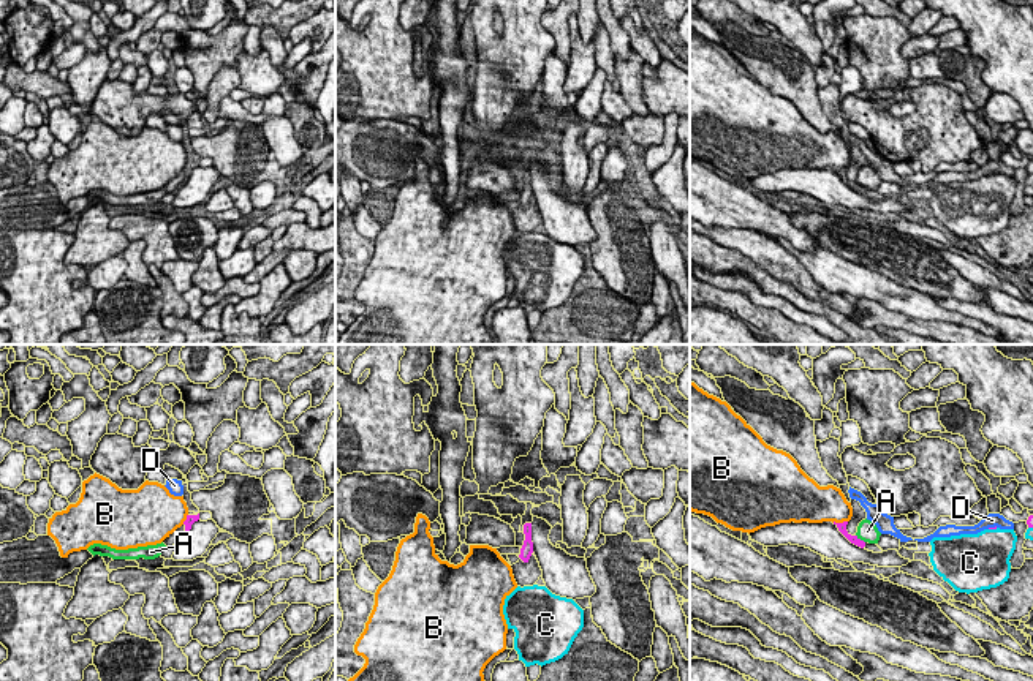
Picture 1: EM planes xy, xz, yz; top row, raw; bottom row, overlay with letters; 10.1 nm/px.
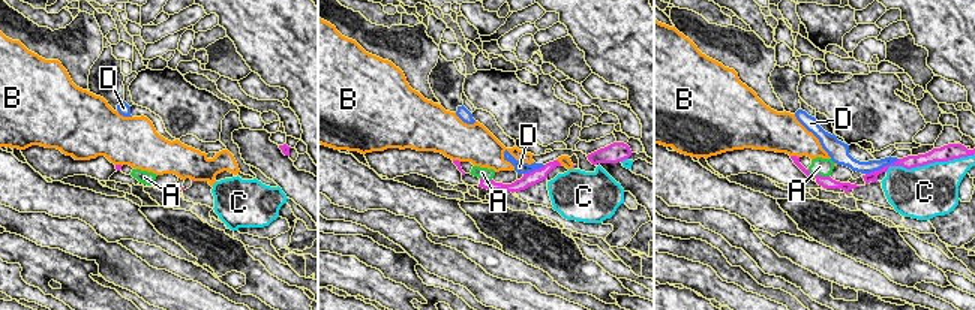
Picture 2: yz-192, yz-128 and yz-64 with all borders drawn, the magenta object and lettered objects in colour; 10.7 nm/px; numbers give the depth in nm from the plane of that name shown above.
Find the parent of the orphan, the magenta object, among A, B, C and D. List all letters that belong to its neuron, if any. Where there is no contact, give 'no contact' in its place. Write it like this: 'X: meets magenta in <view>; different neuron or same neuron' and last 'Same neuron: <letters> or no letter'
A: meets magenta in yz; different neuron
B: meets magenta in yz; different neuron
C: meets magenta in yz; different neuron
D: meets magenta in yz; different neuron
Same neuron: no letter

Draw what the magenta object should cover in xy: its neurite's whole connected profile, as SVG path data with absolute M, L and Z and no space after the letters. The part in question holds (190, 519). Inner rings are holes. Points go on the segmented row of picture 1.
M199 514L198 515L187 515L187 520L184 521L184 525L185 525L184 534L177 539L177 542L172 547L166 547L160 556L165 559L171 559L177 545L188 536L191 525L198 520L199 520Z

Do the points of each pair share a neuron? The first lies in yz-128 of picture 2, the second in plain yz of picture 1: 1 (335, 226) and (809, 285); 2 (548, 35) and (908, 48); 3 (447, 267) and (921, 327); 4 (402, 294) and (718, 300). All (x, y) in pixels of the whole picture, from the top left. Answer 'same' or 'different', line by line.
1: different
2: different
3: different
4: same

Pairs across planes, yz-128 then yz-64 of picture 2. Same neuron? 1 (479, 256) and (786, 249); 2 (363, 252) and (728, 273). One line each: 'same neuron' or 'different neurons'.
1: same neuron
2: same neuron

